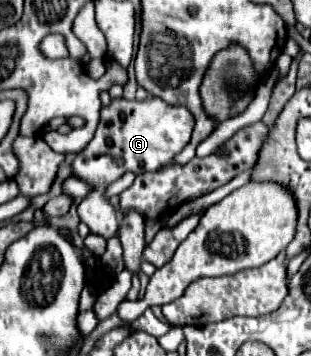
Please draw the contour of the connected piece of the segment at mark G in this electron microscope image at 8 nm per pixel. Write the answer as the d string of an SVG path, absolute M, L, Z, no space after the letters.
M114 98L110 106L102 106L94 138L72 162L72 174L90 184L90 196L78 204L78 216L90 232L100 234L102 238L116 236L118 232L120 222L106 196L106 184L112 184L124 172L142 174L170 164L170 160L188 144L192 128L194 118L188 108L170 106L160 98L148 98L142 102Z

